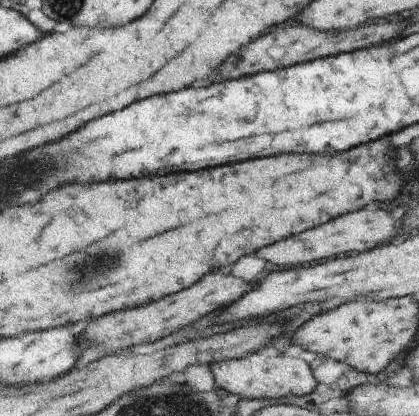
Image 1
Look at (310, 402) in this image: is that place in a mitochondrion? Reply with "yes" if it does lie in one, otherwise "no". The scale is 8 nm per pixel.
no

